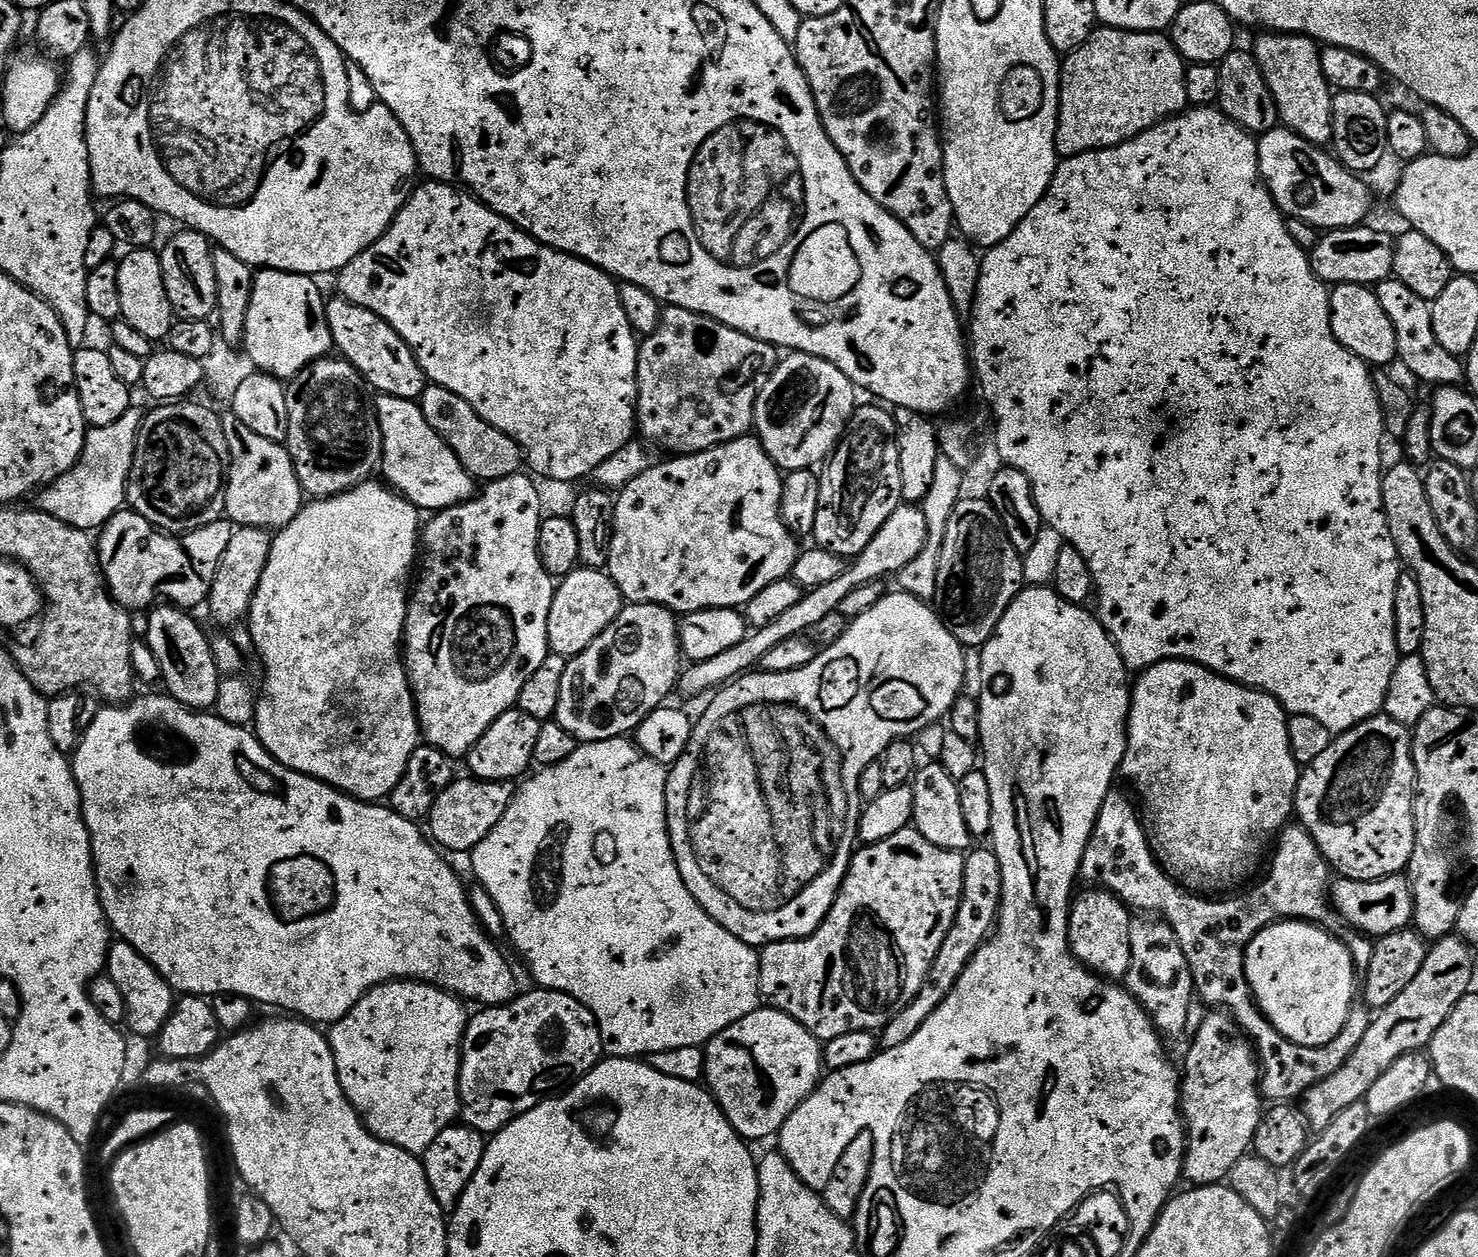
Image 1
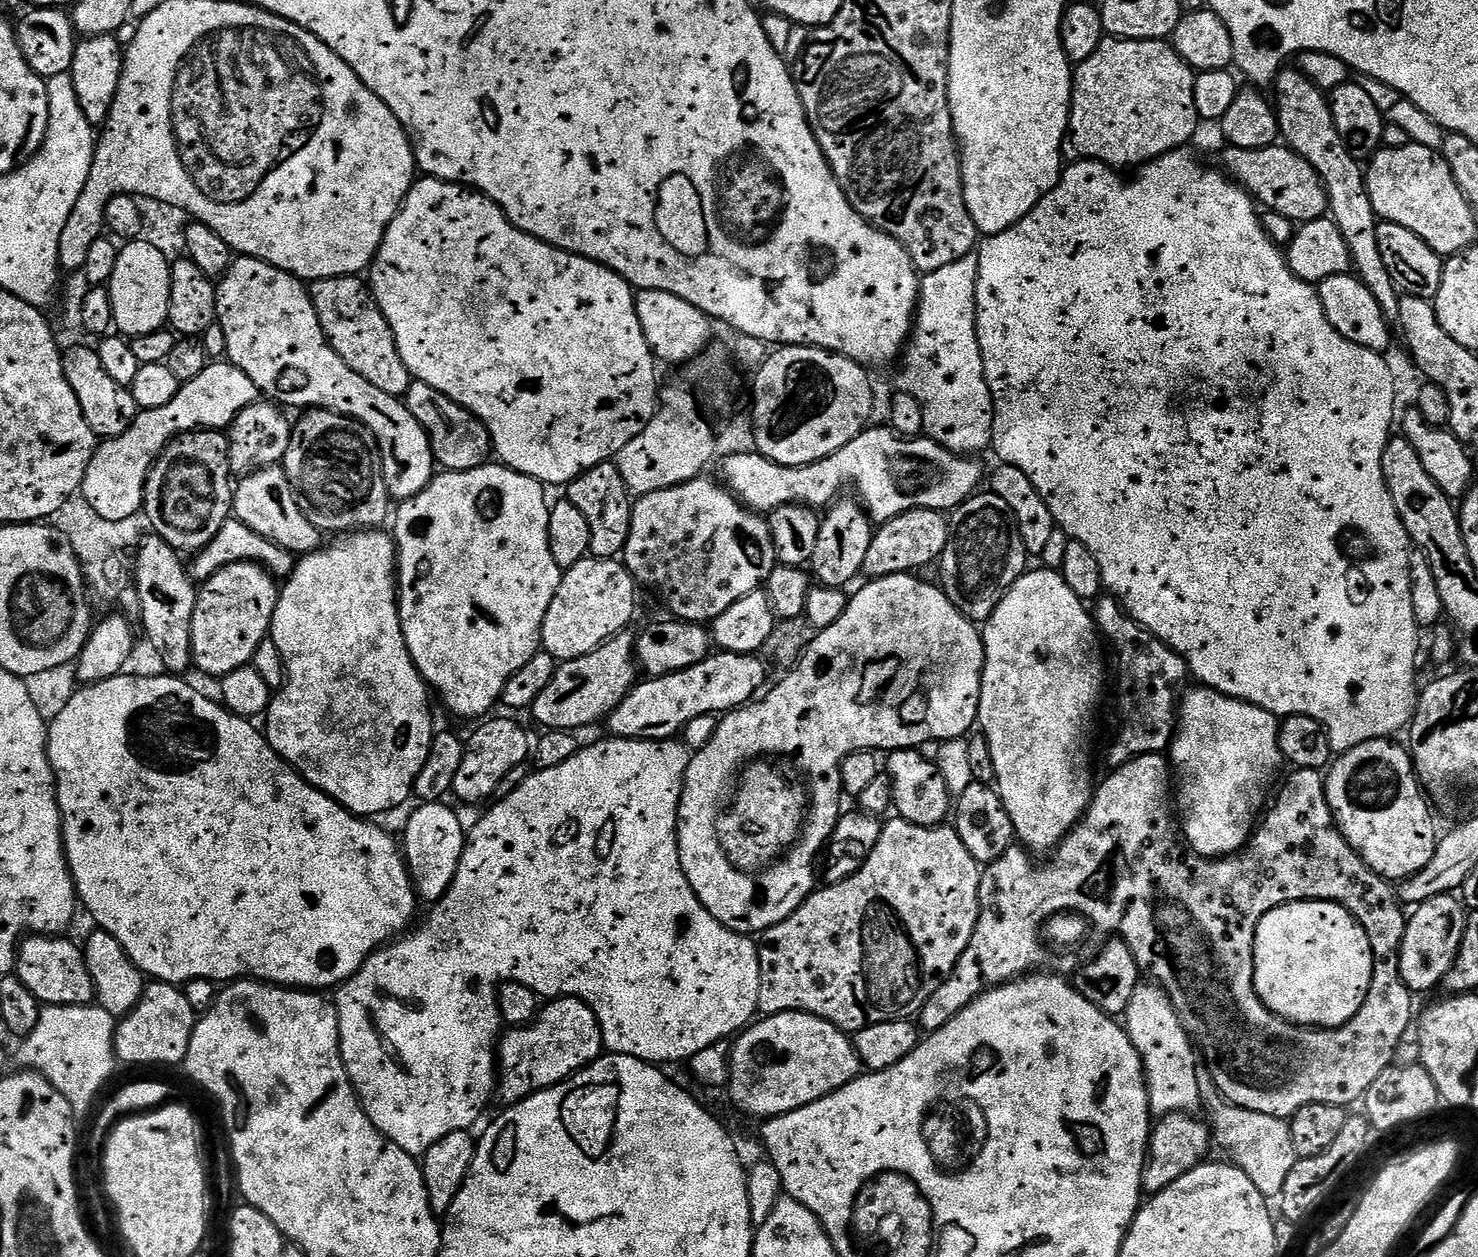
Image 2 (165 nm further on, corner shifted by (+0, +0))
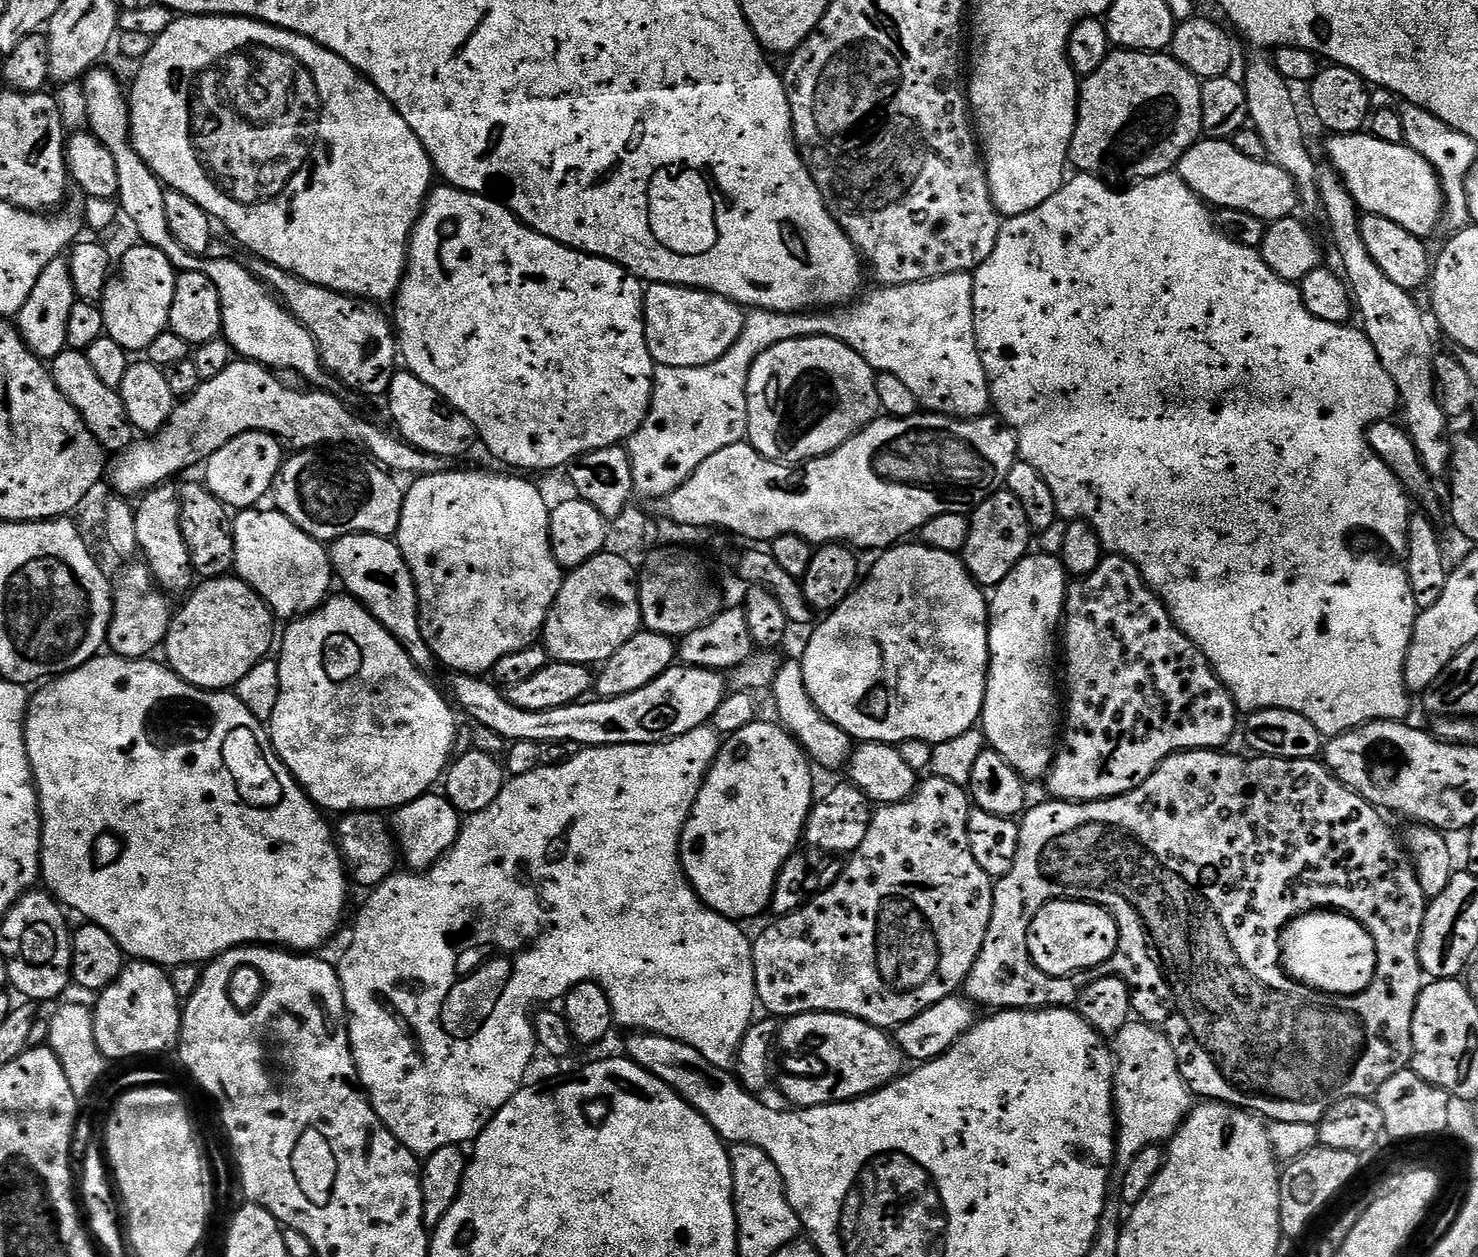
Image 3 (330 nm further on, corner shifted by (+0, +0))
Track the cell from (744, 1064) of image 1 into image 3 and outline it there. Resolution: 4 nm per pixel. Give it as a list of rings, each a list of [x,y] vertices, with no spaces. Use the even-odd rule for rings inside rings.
[[[807,1012],[801,1016],[787,1017],[780,1024],[778,1044],[788,1052],[816,1048],[817,1054],[824,1059],[825,1072],[821,1076],[781,1078],[780,1092],[796,1110],[842,1104],[846,1100],[857,1100],[859,1096],[870,1096],[892,1083],[906,1068],[904,1051],[885,1029],[837,1012]]]

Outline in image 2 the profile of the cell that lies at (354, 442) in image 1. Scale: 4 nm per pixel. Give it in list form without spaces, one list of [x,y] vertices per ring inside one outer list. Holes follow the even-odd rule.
[[[313,408],[305,411],[299,421],[295,421],[290,446],[286,450],[282,467],[286,478],[300,501],[300,510],[321,533],[348,534],[353,530],[376,530],[384,519],[389,519],[390,497],[382,474],[380,445],[365,424],[360,424],[350,416],[330,412],[327,408]]]

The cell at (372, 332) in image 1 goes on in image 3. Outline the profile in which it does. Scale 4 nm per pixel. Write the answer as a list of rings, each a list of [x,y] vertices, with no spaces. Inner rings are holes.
[[[257,259],[254,264],[256,276],[264,281],[273,293],[282,301],[285,308],[305,330],[314,338],[316,349],[320,351],[320,362],[333,377],[336,376],[348,388],[361,392],[364,396],[383,397],[392,384],[398,371],[398,341],[394,331],[394,324],[379,312],[375,303],[361,300],[355,296],[348,296],[345,292],[335,292],[317,284],[306,282],[268,260]]]

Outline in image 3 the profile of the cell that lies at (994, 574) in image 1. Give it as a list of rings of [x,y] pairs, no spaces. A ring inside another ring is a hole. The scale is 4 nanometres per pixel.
[[[1007,490],[996,492],[986,502],[971,509],[970,538],[966,538],[966,546],[962,553],[964,565],[976,580],[977,584],[985,590],[995,590],[998,585],[1014,570],[1019,560],[1029,555],[1028,543],[1033,543],[1034,533],[1030,522],[1026,522],[1026,513],[1022,510],[1018,498]]]

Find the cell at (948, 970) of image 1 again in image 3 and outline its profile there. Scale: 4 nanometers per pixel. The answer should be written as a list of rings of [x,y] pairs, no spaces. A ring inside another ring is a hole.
[[[1193,750],[1190,752],[1175,752],[1172,756],[1167,756],[1156,768],[1154,774],[1150,774],[1150,778],[1146,778],[1146,782],[1142,782],[1142,786],[1138,786],[1134,790],[1130,790],[1121,796],[1115,796],[1109,800],[1085,800],[1083,802],[1069,802],[1067,800],[1045,799],[1045,804],[1033,803],[1019,817],[1020,833],[1018,834],[1018,854],[1014,854],[1014,866],[1010,866],[1010,874],[999,877],[995,881],[992,889],[992,913],[990,914],[990,926],[986,930],[986,942],[982,942],[982,950],[978,954],[978,958],[974,962],[974,966],[970,970],[970,974],[964,979],[962,989],[963,995],[967,997],[973,1005],[979,1006],[981,1009],[992,1008],[988,1010],[1011,1010],[1014,1012],[1036,1012],[1039,1008],[1067,1008],[1075,1005],[1078,1000],[1078,990],[1085,988],[1088,984],[1090,976],[1087,971],[1080,970],[1075,974],[1073,980],[1059,980],[1056,976],[1051,976],[1048,972],[1043,972],[1038,965],[1032,961],[1032,952],[1028,949],[1028,932],[1033,931],[1032,923],[1034,922],[1034,914],[1038,914],[1038,910],[1042,910],[1042,906],[1046,906],[1051,900],[1084,900],[1088,904],[1097,904],[1102,906],[1110,915],[1116,919],[1118,926],[1118,949],[1124,952],[1124,965],[1118,968],[1118,975],[1121,976],[1128,987],[1132,989],[1134,995],[1132,998],[1132,1007],[1135,1015],[1144,1023],[1159,1028],[1161,1032],[1167,1036],[1170,1046],[1174,1046],[1174,1054],[1178,1058],[1178,1070],[1182,1074],[1184,1083],[1188,1085],[1192,1091],[1193,1097],[1203,1098],[1208,1102],[1219,1102],[1221,1104],[1231,1104],[1234,1108],[1242,1108],[1246,1112],[1255,1114],[1257,1117],[1263,1118],[1268,1122],[1306,1122],[1307,1124],[1316,1124],[1325,1114],[1326,1110],[1330,1110],[1330,1106],[1334,1106],[1338,1102],[1342,1102],[1351,1096],[1367,1096],[1375,1097],[1376,1091],[1383,1086],[1388,1079],[1394,1074],[1405,1071],[1412,1063],[1412,1023],[1414,1022],[1414,1010],[1416,1003],[1420,997],[1420,989],[1422,987],[1422,973],[1420,971],[1420,959],[1418,958],[1418,946],[1420,945],[1420,935],[1422,934],[1422,922],[1426,918],[1426,910],[1430,903],[1425,896],[1422,886],[1416,877],[1416,868],[1412,864],[1412,857],[1408,855],[1407,847],[1396,837],[1396,832],[1390,825],[1384,821],[1385,813],[1381,809],[1375,808],[1369,800],[1362,798],[1354,790],[1350,790],[1336,776],[1328,771],[1327,767],[1319,759],[1315,760],[1283,760],[1282,758],[1270,758],[1269,756],[1253,755],[1252,760],[1243,760],[1240,756],[1231,756],[1228,750]],[[1317,910],[1331,910],[1333,912],[1342,912],[1345,916],[1352,916],[1363,926],[1370,934],[1370,938],[1374,938],[1374,946],[1376,947],[1376,973],[1372,979],[1372,984],[1366,990],[1362,990],[1356,996],[1325,996],[1323,992],[1317,992],[1315,988],[1308,988],[1305,984],[1300,984],[1292,979],[1287,972],[1284,971],[1282,963],[1282,933],[1287,928],[1288,923],[1297,916],[1306,912],[1315,912]]]

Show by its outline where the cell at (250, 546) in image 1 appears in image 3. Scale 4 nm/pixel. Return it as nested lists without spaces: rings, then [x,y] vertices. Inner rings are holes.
[[[232,574],[217,576],[214,580],[201,579],[191,589],[188,598],[189,600],[175,613],[172,624],[168,628],[168,637],[162,645],[162,652],[168,655],[167,667],[188,684],[196,688],[205,688],[208,692],[235,689],[236,684],[242,678],[246,678],[250,670],[254,670],[256,663],[271,653],[268,652],[271,648],[273,651],[272,620],[274,621],[274,613],[272,609],[245,580]]]

